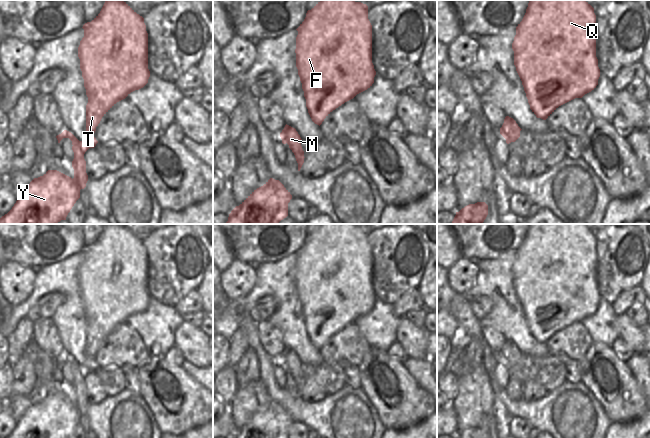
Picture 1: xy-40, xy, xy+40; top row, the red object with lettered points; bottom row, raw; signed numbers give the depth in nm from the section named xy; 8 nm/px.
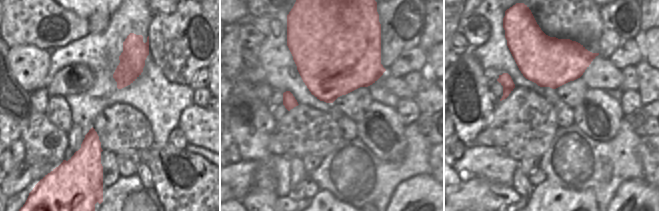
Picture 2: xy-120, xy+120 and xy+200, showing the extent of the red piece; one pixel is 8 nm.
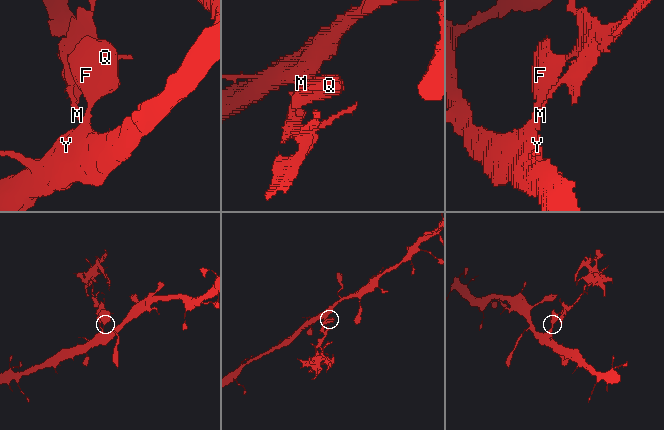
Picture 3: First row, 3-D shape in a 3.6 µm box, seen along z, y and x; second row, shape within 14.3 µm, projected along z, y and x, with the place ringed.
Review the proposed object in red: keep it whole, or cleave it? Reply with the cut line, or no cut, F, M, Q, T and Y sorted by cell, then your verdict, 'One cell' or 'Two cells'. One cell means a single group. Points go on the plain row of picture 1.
Split along xy (300, 368), (300, 373), (294, 378). Groups: F Q T Y / M. Two cells

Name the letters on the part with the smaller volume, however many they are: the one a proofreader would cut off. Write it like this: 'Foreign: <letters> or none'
Foreign: M

